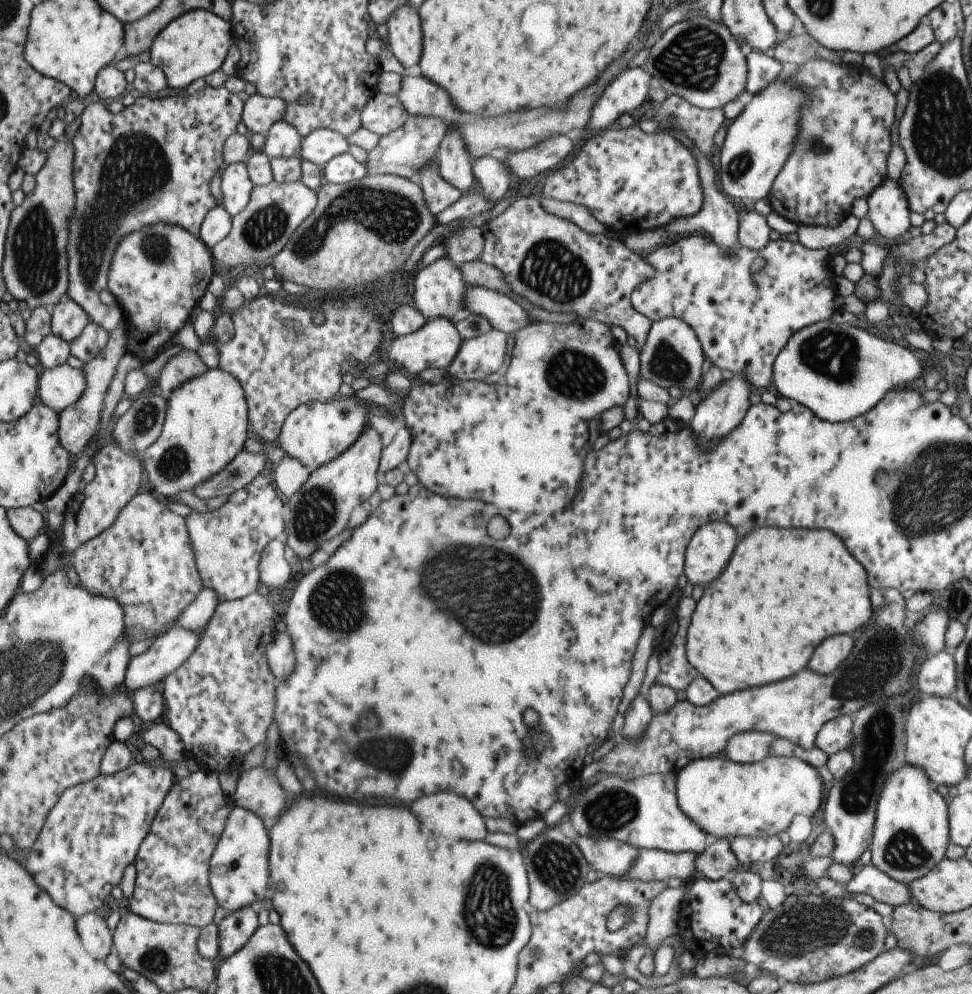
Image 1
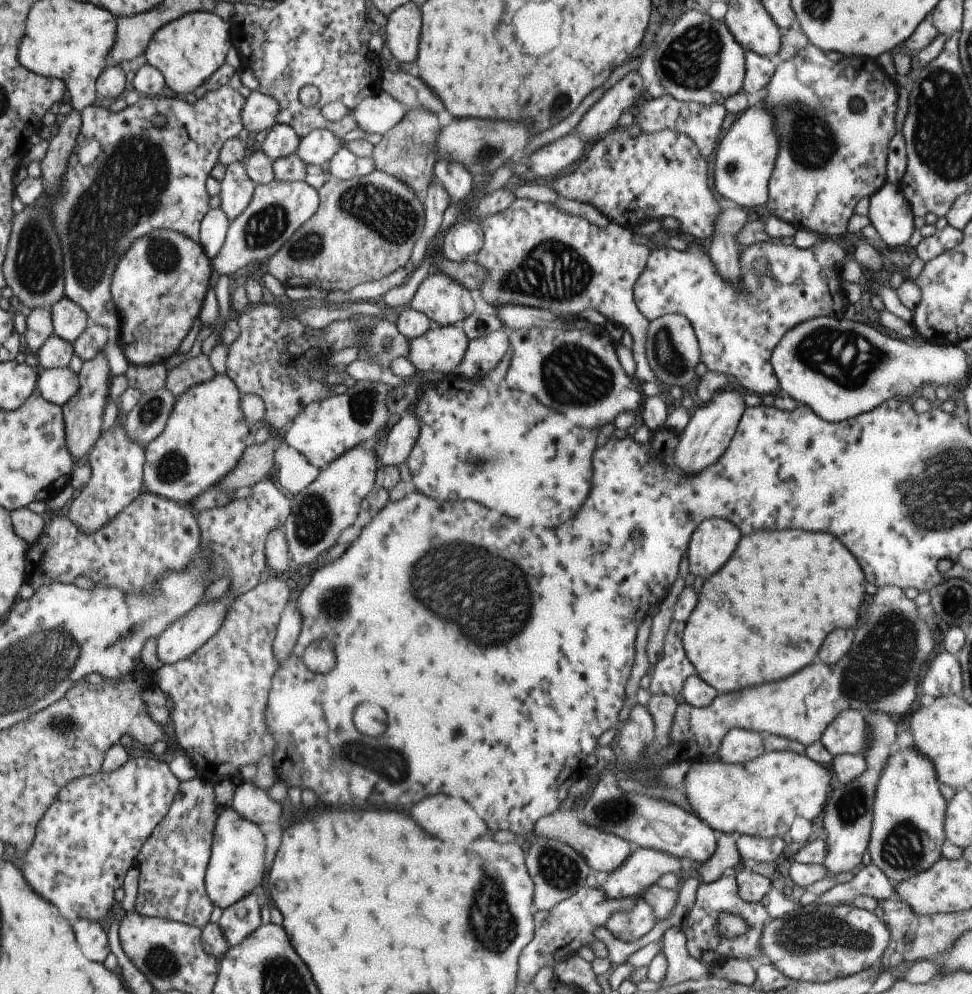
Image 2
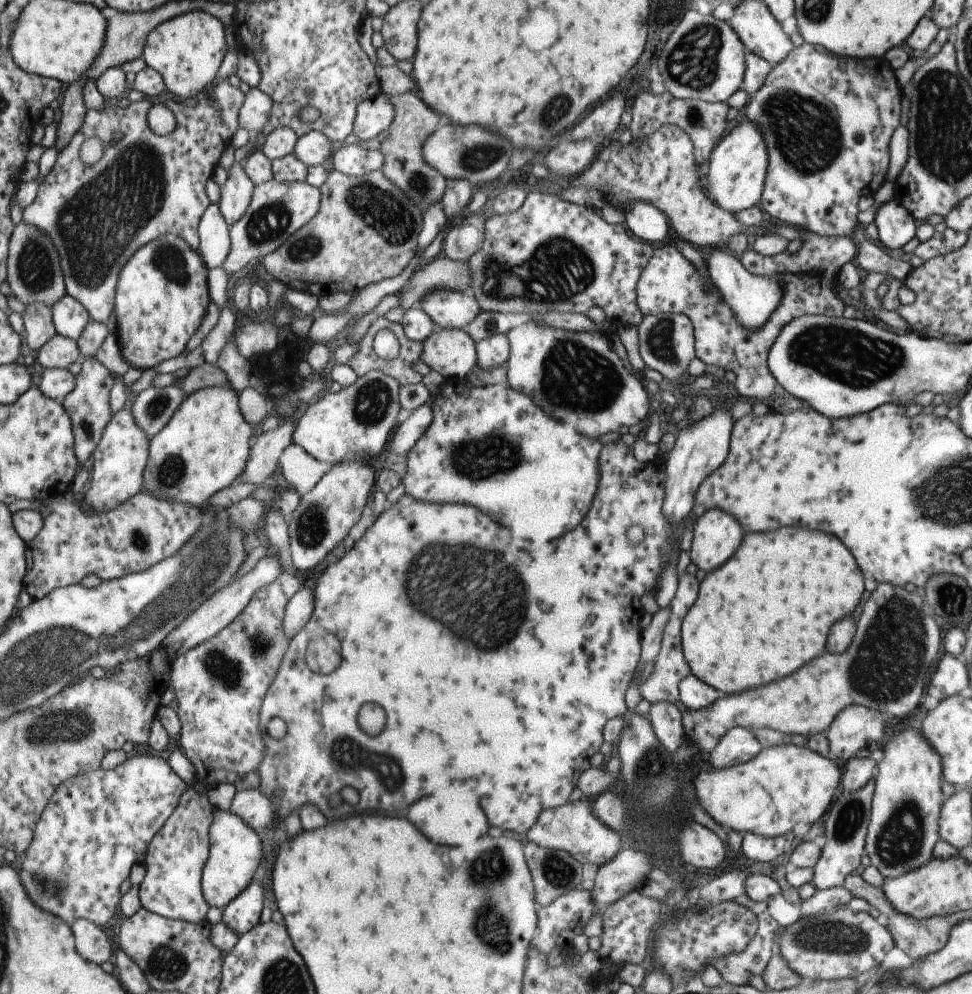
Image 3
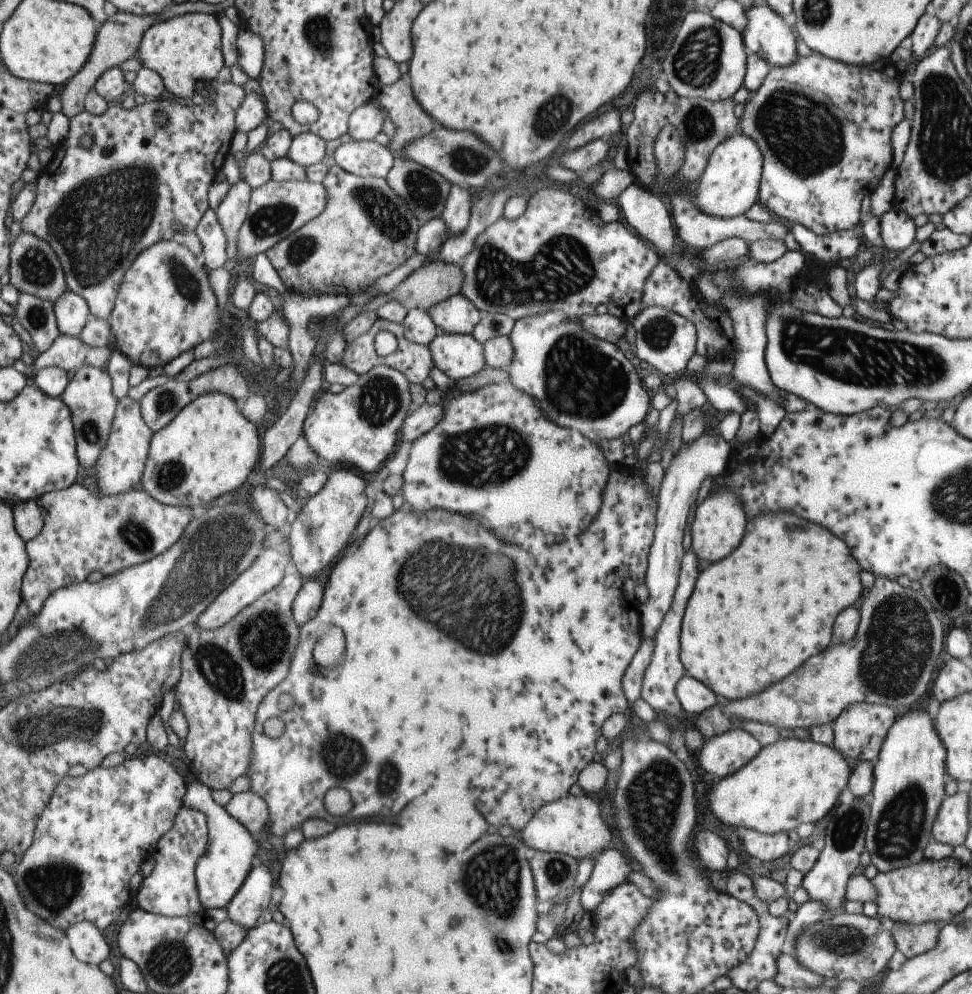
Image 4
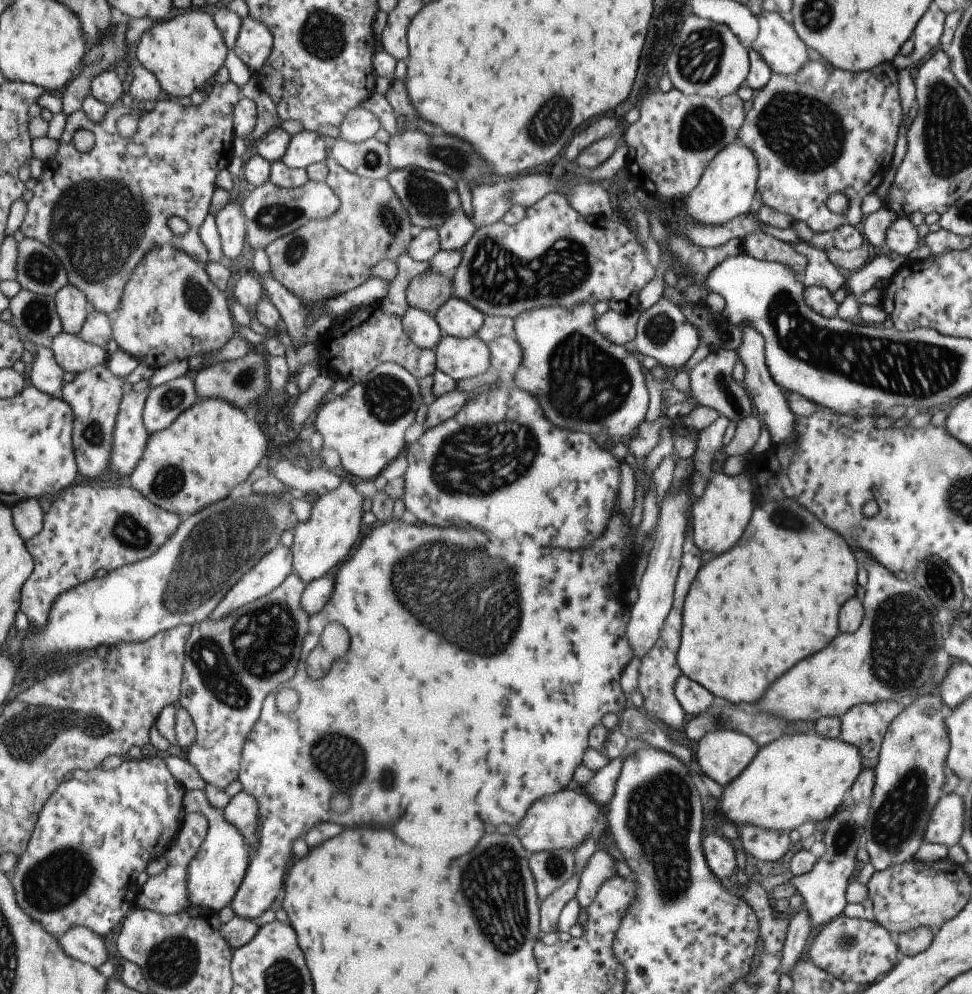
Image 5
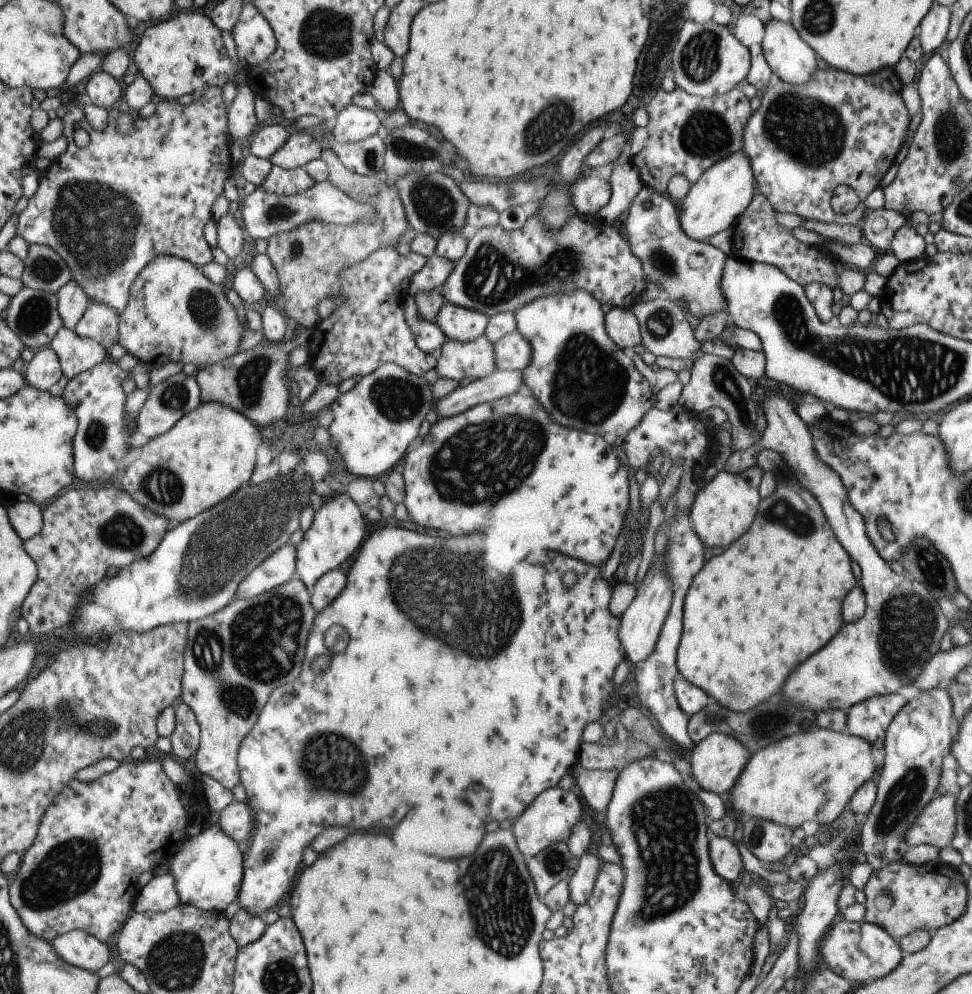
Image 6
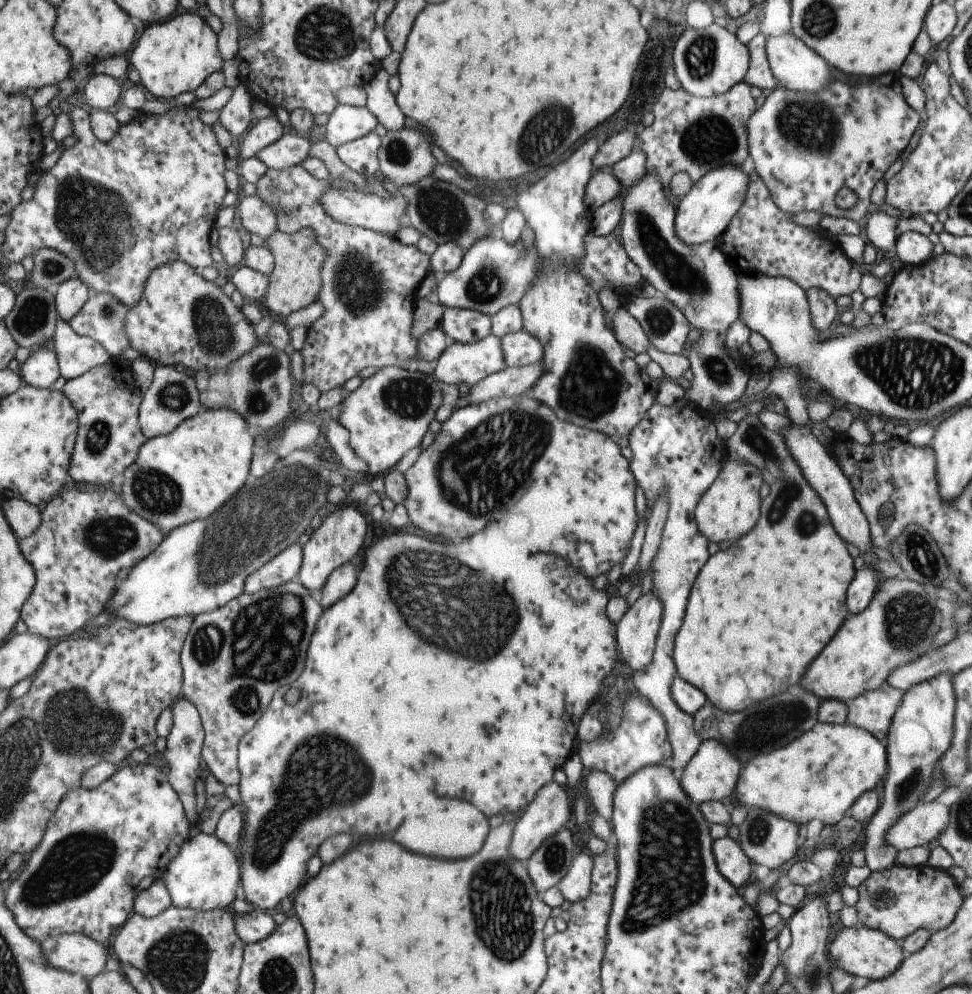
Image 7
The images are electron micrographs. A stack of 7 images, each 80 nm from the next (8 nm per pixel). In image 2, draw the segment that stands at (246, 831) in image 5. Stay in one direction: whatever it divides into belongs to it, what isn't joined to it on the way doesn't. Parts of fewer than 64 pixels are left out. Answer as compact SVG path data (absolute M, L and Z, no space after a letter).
M243 779L234 788L230 802L231 809L258 825L275 822L281 814L281 805L281 802L271 799L267 791Z

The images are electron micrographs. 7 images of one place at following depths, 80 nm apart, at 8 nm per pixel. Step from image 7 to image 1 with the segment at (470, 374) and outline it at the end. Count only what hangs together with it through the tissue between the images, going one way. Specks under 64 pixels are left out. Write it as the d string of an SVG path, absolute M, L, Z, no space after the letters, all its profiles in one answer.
M445 317L427 319L420 329L411 334L396 337L389 346L388 358L409 374L419 374L425 368L446 368L460 349L462 338L454 329L453 321Z

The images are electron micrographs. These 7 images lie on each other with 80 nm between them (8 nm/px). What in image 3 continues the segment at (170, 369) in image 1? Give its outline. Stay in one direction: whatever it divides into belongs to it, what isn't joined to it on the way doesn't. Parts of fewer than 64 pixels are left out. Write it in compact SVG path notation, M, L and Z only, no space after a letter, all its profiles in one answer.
M205 360L202 364L189 369L182 377L179 377L173 382L173 384L184 396L205 387L231 387L219 368L215 364L209 364Z

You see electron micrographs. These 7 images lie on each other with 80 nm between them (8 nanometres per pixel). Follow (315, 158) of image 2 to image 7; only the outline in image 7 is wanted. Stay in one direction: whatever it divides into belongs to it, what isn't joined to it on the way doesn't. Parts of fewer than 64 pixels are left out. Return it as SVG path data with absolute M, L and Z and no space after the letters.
M286 133L255 157L261 159L267 169L283 170L301 164L307 158L311 145L311 141L301 134Z

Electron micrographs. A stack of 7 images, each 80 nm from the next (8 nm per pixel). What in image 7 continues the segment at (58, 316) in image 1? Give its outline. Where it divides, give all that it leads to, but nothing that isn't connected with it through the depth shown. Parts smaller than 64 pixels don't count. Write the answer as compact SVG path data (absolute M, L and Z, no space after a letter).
M75 276L60 284L55 292L60 318L71 322L87 304L91 288L79 276Z

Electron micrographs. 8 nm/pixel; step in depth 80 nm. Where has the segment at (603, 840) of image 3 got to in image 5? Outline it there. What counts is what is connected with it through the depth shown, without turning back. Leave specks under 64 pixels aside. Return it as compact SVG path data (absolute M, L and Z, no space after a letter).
M561 789L552 795L537 799L528 809L522 822L513 829L528 854L539 851L565 849L573 851L591 832L601 808L587 794Z

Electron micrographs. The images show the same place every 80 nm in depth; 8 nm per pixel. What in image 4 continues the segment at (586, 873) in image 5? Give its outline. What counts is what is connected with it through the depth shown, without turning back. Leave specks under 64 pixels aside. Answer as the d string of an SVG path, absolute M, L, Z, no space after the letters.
M609 847L595 856L591 874L578 898L584 911L596 909L604 893L627 882L626 878L631 872L628 859L627 854L623 856L617 848Z

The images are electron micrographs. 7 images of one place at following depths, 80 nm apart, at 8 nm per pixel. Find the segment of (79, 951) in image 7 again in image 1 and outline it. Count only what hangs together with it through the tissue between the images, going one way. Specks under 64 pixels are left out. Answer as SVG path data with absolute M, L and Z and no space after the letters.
M89 913L79 918L79 932L85 948L99 960L105 960L113 952L114 931L101 914Z

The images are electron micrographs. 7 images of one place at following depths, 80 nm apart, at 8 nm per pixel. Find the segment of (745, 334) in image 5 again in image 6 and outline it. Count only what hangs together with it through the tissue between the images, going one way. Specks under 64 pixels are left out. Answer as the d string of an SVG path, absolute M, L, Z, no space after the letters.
M765 387L761 406L766 422L764 431L755 444L731 453L722 470L730 474L740 473L756 466L756 457L761 450L777 451L791 474L799 478L799 485L813 494L835 538L843 544L850 559L858 564L861 578L857 583L866 602L858 621L843 624L827 646L801 662L785 678L781 698L783 702L817 714L829 709L846 711L871 697L899 692L903 686L912 684L926 662L940 650L947 622L938 602L921 584L895 574L871 546L862 516L849 506L845 487L837 474L817 460L807 424L796 415L793 404L770 387Z

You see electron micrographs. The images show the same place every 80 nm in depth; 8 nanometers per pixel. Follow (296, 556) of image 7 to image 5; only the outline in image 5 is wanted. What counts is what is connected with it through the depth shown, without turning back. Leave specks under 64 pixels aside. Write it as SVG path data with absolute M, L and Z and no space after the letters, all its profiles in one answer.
M277 544L226 590L224 597L208 614L208 619L220 621L236 608L266 595L271 589L279 586L290 572L292 572L290 550Z

